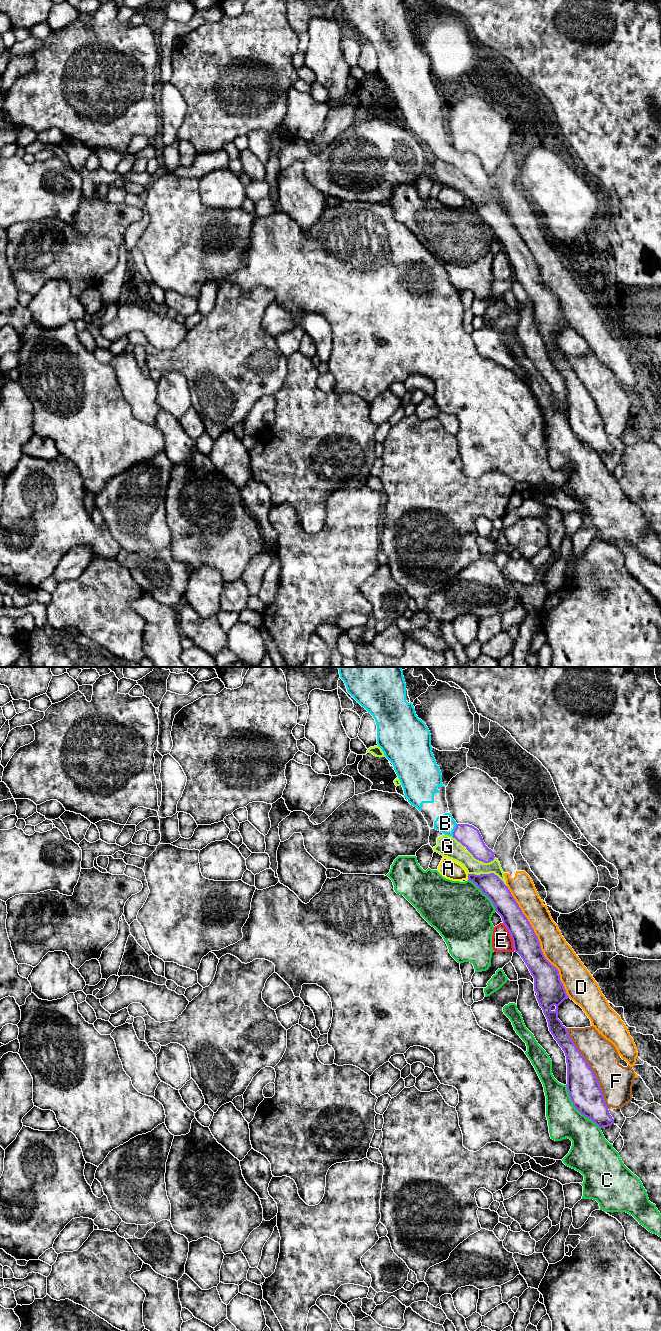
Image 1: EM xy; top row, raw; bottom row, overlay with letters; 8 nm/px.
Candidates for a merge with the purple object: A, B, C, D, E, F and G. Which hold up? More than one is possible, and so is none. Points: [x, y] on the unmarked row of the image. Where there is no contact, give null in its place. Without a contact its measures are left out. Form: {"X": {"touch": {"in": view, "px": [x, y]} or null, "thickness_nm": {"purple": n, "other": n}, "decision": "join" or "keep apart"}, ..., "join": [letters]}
{"A": {"touch": {"in": "xy", "px": [468, 204]}, "thickness_nm": {"purple": 180, "other": 160}, "decision": "keep apart"}, "B": {"touch": {"in": "xy", "px": [454, 158]}, "thickness_nm": {"purple": 170, "other": 150}, "decision": "join"}, "C": {"touch": {"in": "xy", "px": [577, 437]}, "thickness_nm": {"purple": 260, "other": 280}, "decision": "keep apart"}, "D": {"touch": {"in": "xy", "px": [539, 270]}, "thickness_nm": {"purple": 200, "other": 220}, "decision": "keep apart"}, "E": {"touch": {"in": "xy", "px": [511, 265]}, "thickness_nm": {"purple": 200, "other": 160}, "decision": "keep apart"}, "F": {"touch": {"in": "xy", "px": [590, 396]}, "thickness_nm": {"purple": 260, "other": 260}, "decision": "keep apart"}, "G": {"touch": {"in": "xy", "px": [488, 202]}, "thickness_nm": {"purple": 180, "other": 130}, "decision": "keep apart"}, "join": ["B"]}

